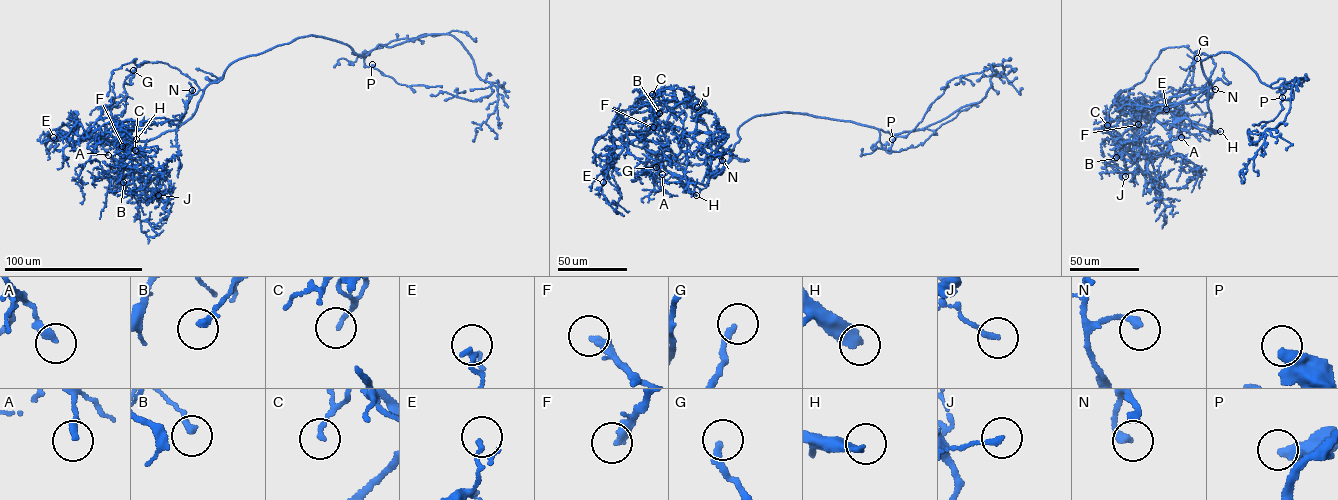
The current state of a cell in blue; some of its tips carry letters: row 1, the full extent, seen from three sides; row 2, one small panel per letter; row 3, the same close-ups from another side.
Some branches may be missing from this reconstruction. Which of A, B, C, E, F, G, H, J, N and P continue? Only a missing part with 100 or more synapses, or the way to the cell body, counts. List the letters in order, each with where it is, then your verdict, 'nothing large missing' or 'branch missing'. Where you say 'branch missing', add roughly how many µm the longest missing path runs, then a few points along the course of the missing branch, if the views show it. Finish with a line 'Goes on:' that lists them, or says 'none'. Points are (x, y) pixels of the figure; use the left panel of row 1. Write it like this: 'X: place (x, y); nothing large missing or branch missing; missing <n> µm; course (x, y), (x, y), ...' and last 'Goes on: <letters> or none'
A: place (108, 155); nothing large missing
B: place (123, 182); nothing large missing
C: place (135, 150); nothing large missing
E: place (53, 137); nothing large missing
F: place (122, 146); nothing large missing
G: place (133, 70); nothing large missing
H: place (136, 139); branch missing; missing 110 µm; course (136, 139), (131, 135), (132, 130), (131, 137), (110, 137), (102, 124), (107, 113)
J: place (158, 195); nothing large missing
N: place (192, 90); nothing large missing
P: place (372, 64); nothing large missing
Goes on: H

